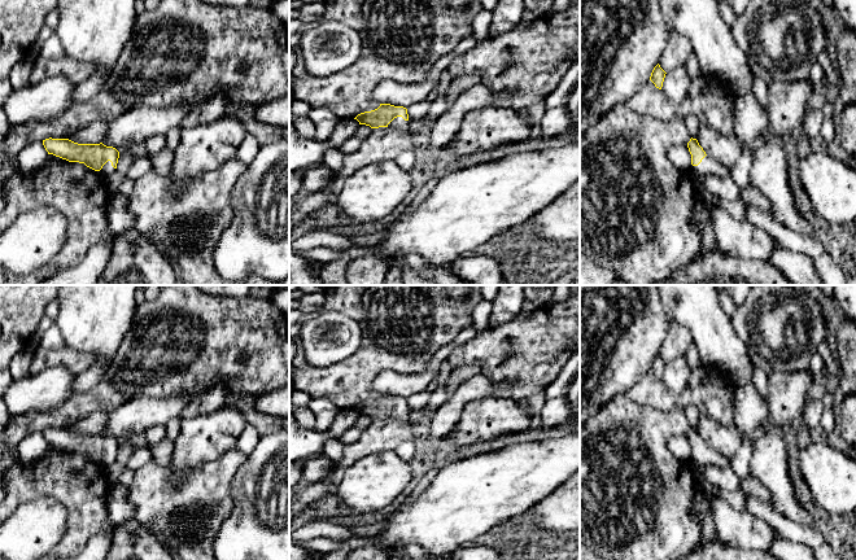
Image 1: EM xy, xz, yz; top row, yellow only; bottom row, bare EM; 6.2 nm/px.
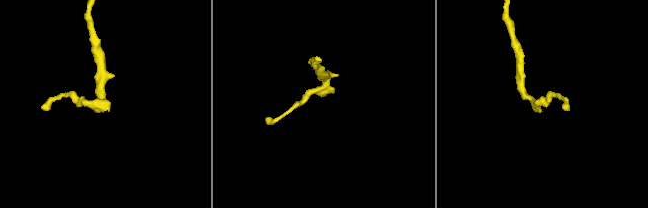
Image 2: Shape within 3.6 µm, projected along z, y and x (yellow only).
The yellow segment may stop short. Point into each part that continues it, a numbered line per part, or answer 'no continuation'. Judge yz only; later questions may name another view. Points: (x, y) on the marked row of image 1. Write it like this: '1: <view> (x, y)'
1: yz (708, 165)

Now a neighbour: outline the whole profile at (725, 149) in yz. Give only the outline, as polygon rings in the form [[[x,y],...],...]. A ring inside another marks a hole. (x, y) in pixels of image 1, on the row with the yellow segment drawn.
[[[700,123],[696,140],[707,156],[731,169],[742,156],[742,146],[735,135],[722,135],[711,126]]]

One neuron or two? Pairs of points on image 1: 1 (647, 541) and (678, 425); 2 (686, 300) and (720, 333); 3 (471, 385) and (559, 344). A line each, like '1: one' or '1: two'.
1: one
2: one
3: two

